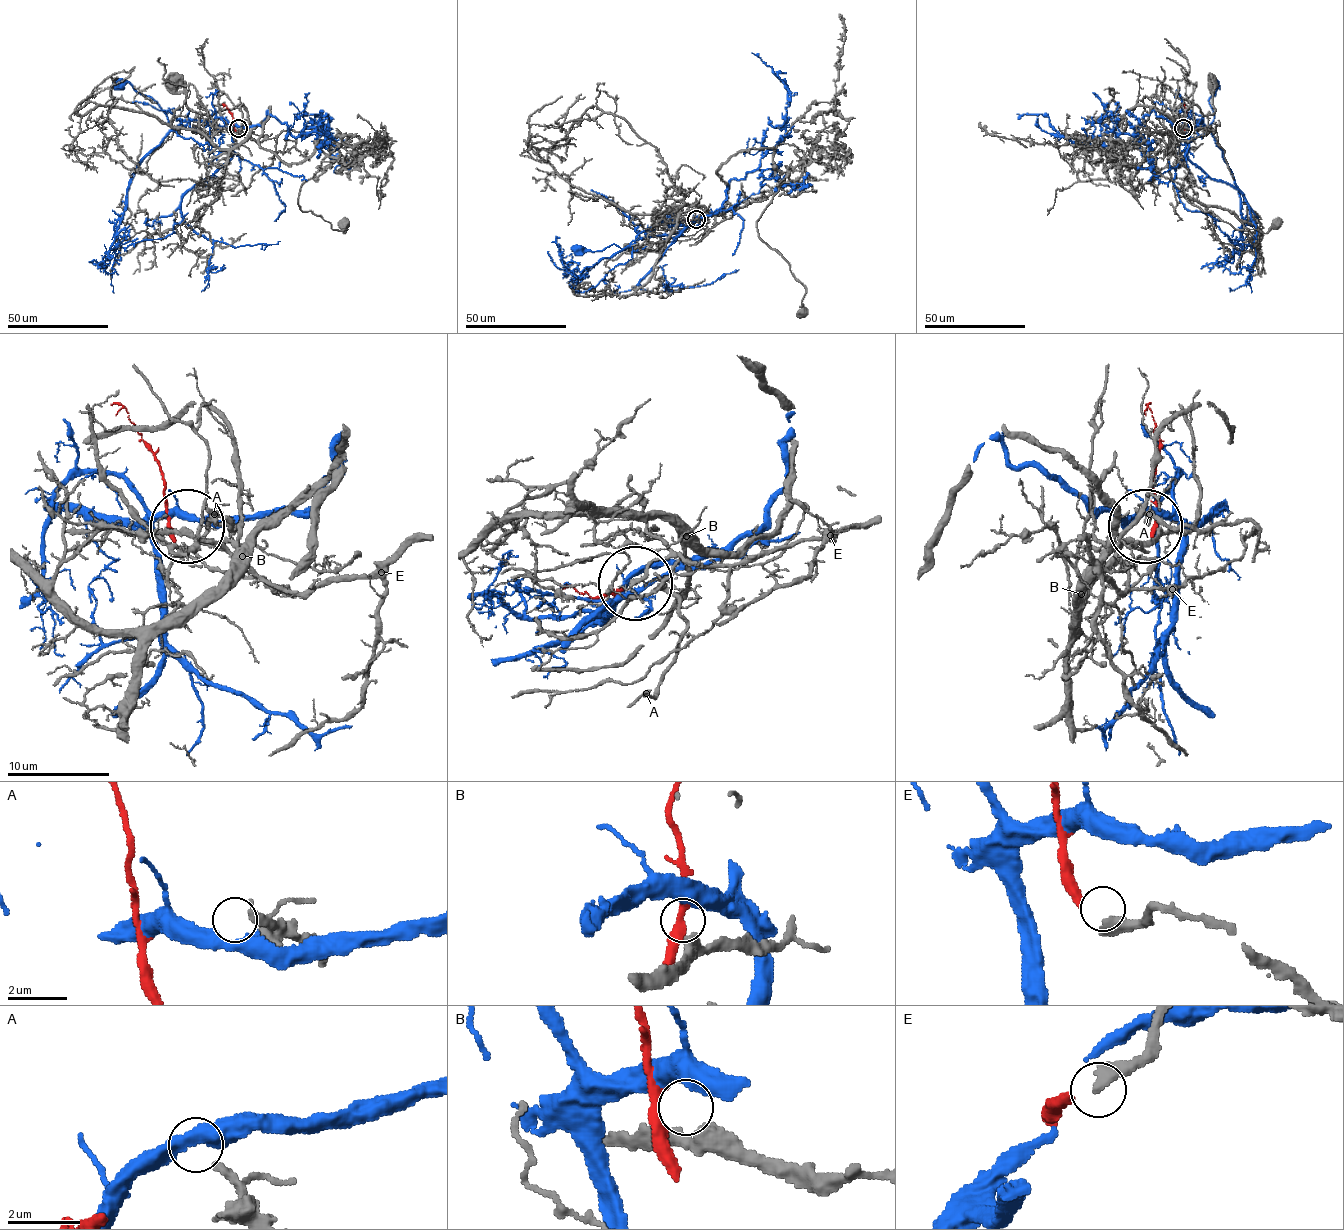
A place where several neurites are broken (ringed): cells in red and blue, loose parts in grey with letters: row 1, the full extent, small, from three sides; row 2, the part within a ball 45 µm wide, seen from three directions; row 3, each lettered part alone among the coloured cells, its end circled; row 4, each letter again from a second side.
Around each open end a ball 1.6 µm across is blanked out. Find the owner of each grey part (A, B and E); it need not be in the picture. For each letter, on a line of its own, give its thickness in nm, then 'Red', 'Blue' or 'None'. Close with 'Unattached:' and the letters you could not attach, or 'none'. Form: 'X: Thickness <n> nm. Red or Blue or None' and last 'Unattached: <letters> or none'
A: Thickness 200 nm. None
B: Thickness 400 nm. None
E: Thickness 340 nm. Red
Unattached: A, B

